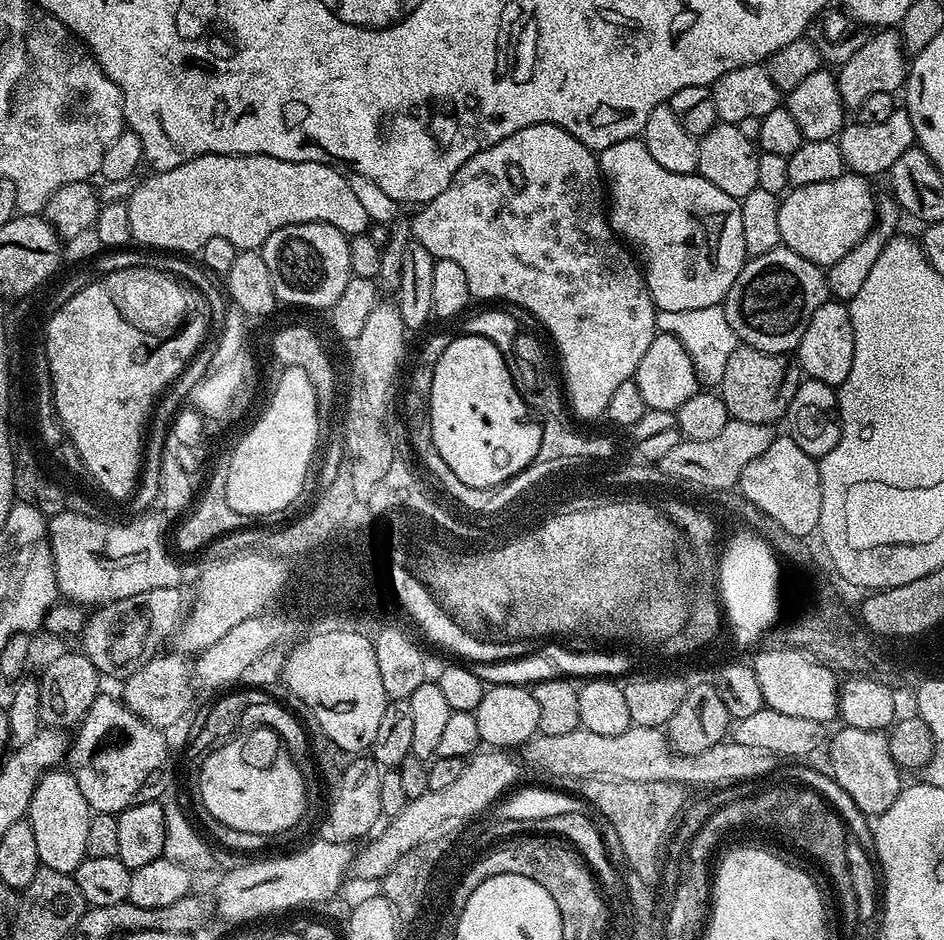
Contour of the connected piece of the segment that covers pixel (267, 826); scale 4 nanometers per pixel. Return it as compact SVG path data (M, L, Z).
M255 728L237 735L201 759L198 771L203 811L234 830L272 838L275 832L294 827L306 816L309 802L304 776L278 734L268 728Z

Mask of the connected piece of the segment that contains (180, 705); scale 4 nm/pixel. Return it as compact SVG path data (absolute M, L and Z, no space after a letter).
M157 654L145 660L142 667L126 677L123 681L122 699L127 708L138 714L138 718L142 718L147 724L161 730L169 730L168 728L174 727L188 712L188 703L192 700L194 668L183 655L164 655Z

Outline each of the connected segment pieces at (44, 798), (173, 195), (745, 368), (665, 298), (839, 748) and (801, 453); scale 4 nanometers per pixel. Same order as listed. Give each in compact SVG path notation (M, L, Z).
M53 770L44 775L30 798L26 817L28 825L34 830L34 842L38 845L38 858L43 867L75 874L88 856L86 837L93 814L86 798L82 798L82 790L78 790L78 782L74 782L71 771Z
M211 154L195 156L192 160L182 162L182 166L174 166L174 170L153 171L148 174L152 176L146 177L142 182L140 180L135 185L132 195L126 201L130 214L132 239L137 245L139 243L145 244L148 250L163 250L168 254L188 254L184 252L196 254L199 253L203 244L210 242L210 238L226 238L226 242L230 242L238 250L260 250L263 249L266 238L270 238L270 234L274 234L274 230L282 230L286 226L294 226L295 224L329 224L349 238L365 235L370 227L368 208L360 201L359 194L352 189L351 182L340 171L339 167L322 162L294 162L273 156L213 156Z
M737 346L726 362L718 391L726 402L729 417L742 422L758 422L775 425L788 415L790 402L798 390L802 373L799 363L791 355L782 352L763 352L747 346Z
M640 138L614 142L614 146L599 149L598 159L600 175L606 185L608 225L638 257L657 309L662 312L698 310L719 305L746 263L740 202L718 190L714 182L702 175L683 176L658 166Z
M845 727L839 731L833 740L831 737L826 748L828 760L832 763L830 775L838 782L838 786L842 786L842 790L846 790L846 794L850 794L858 810L862 810L869 818L878 817L894 806L894 798L898 798L902 787L902 770L890 754L887 735L884 732L863 732Z
M787 434L777 435L776 440L770 442L770 446L766 446L766 450L762 450L758 458L754 458L754 462L750 462L750 466L742 470L738 489L745 500L753 503L760 512L774 518L782 529L790 531L791 534L806 535L810 533L810 530L820 526L820 511L822 510L820 465L817 457L806 454L806 450L800 449L798 442L794 442Z

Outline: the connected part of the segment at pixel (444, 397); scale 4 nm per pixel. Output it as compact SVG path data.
M457 335L442 351L434 366L432 392L429 394L433 446L442 462L454 470L467 486L496 488L518 475L533 463L538 454L541 425L524 420L524 400L516 386L514 372L508 369L508 360L498 346L484 337Z

